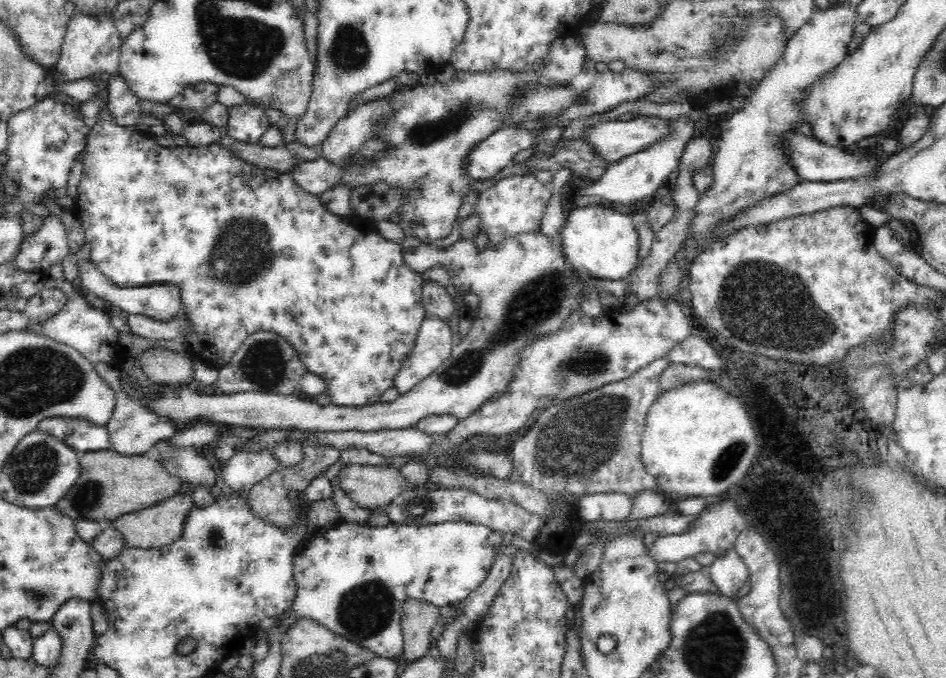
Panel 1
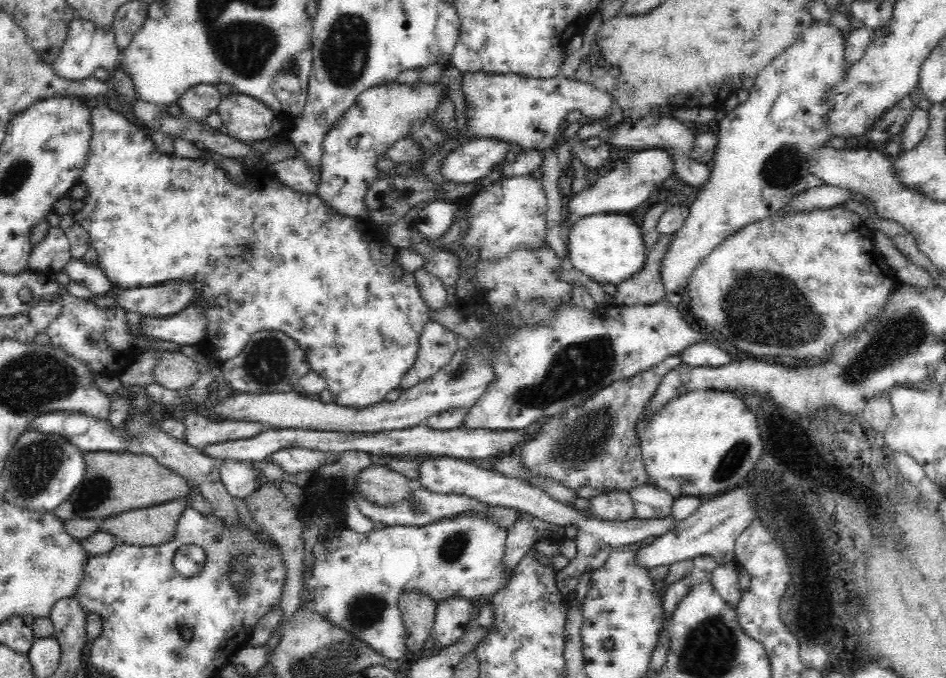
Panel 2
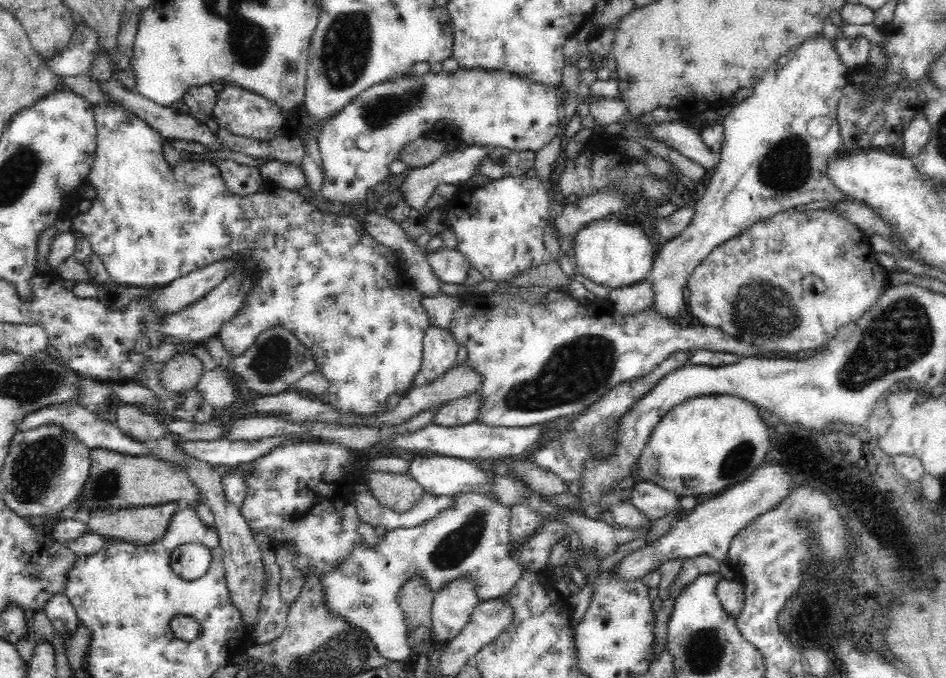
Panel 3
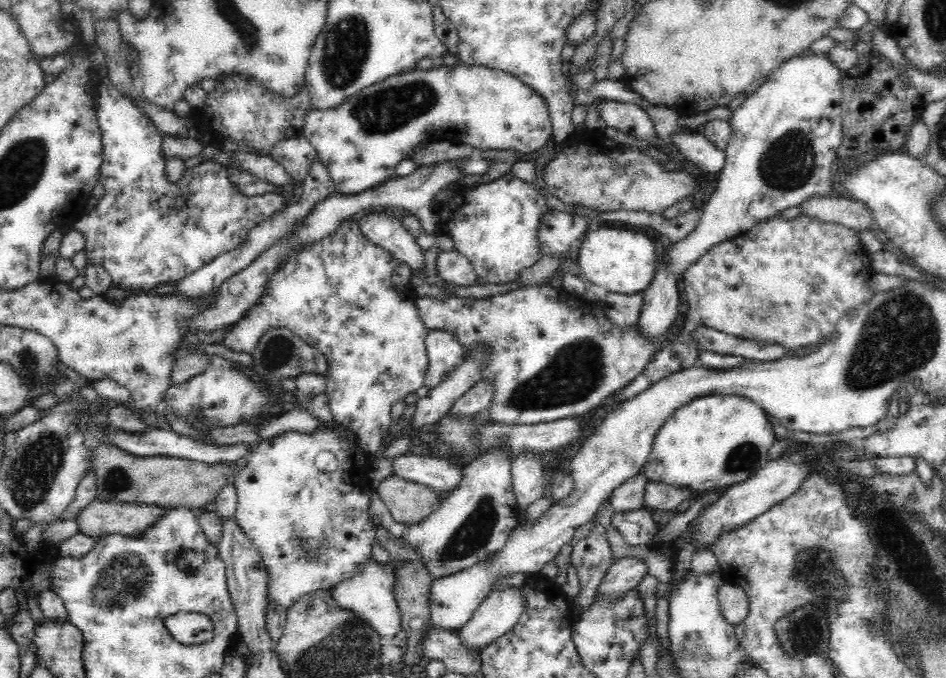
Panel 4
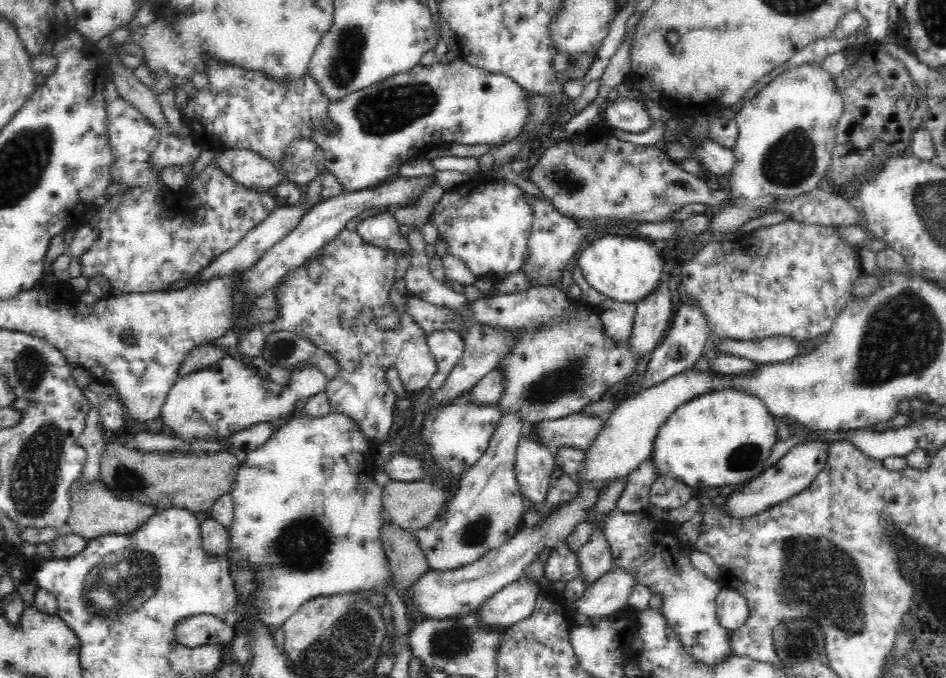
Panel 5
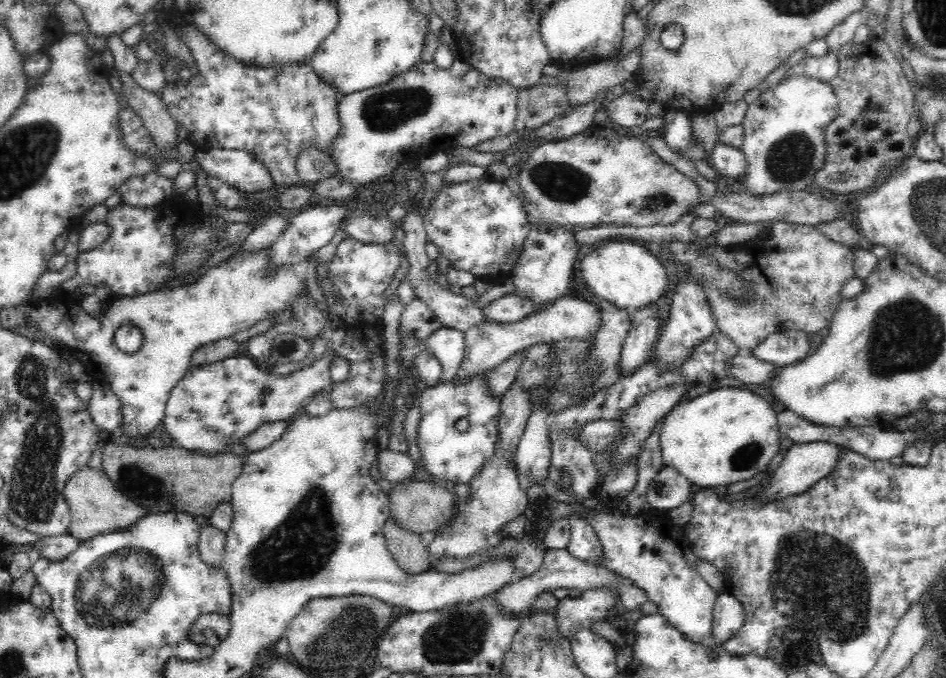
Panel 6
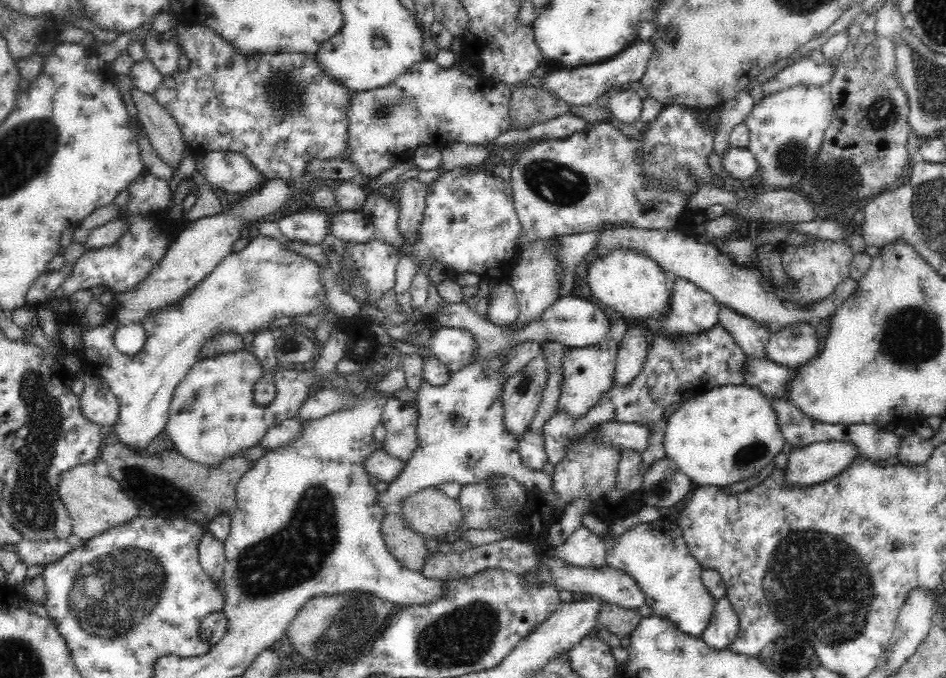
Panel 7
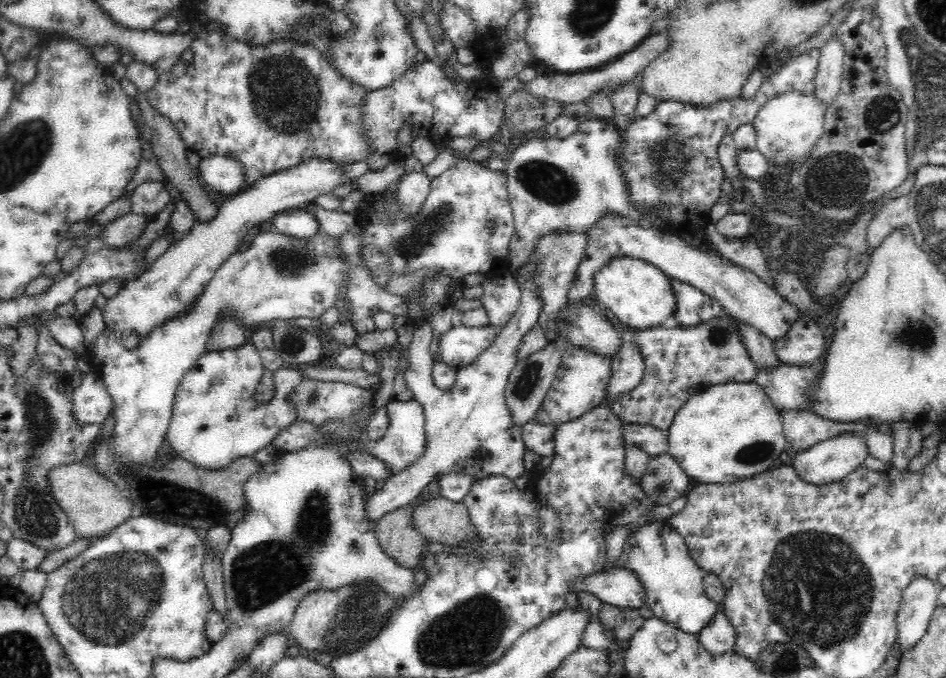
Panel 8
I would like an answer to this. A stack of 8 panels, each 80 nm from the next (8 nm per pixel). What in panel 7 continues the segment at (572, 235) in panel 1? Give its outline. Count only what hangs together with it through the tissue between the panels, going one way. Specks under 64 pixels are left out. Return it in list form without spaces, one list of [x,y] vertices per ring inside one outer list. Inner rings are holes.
[[[620,250],[588,270],[588,281],[592,295],[604,306],[616,310],[628,323],[647,321],[654,314],[668,312],[671,304],[670,277],[658,263],[637,250]]]

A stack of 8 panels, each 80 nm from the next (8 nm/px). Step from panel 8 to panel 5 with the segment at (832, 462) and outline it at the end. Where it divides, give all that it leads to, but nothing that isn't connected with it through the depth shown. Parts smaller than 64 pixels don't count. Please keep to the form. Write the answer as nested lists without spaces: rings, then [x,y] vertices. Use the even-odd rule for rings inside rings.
[[[820,440],[802,442],[782,456],[776,464],[768,468],[766,472],[758,474],[746,483],[740,490],[736,490],[728,500],[720,506],[723,514],[728,514],[732,519],[744,519],[746,516],[754,516],[764,512],[767,507],[797,496],[813,483],[815,477],[826,466],[829,456],[829,443]]]

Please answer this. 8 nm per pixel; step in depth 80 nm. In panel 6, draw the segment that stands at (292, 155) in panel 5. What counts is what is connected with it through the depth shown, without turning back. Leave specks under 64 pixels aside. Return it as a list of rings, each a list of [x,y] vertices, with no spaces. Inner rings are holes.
[[[316,147],[305,148],[298,156],[297,171],[301,183],[316,182],[328,177],[340,178],[337,164],[330,155],[316,149]]]

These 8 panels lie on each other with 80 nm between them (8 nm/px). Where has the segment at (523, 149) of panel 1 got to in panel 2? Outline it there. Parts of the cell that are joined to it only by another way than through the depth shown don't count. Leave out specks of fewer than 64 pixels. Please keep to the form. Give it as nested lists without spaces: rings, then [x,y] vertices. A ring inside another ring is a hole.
[[[479,138],[466,142],[446,156],[442,162],[442,175],[450,181],[460,184],[478,182],[482,176],[490,174],[492,169],[505,165],[504,156],[510,145],[494,138]]]

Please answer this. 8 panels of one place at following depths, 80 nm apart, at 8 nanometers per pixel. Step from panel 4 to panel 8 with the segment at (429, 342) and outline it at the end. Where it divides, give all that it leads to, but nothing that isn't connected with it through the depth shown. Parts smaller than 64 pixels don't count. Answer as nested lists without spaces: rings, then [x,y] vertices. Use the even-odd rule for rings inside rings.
[[[455,323],[439,337],[442,362],[456,370],[464,368],[494,344],[500,330],[501,327],[490,324],[483,327],[465,327]]]

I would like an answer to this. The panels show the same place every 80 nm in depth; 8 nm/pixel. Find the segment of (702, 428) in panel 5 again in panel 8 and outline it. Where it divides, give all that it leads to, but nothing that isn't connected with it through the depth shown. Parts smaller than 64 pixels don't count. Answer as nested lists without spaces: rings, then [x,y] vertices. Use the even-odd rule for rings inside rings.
[[[730,382],[716,384],[694,394],[674,415],[667,433],[667,452],[683,468],[687,476],[699,483],[728,484],[770,470],[780,464],[780,454],[788,449],[783,431],[783,418],[770,397],[758,384]]]

